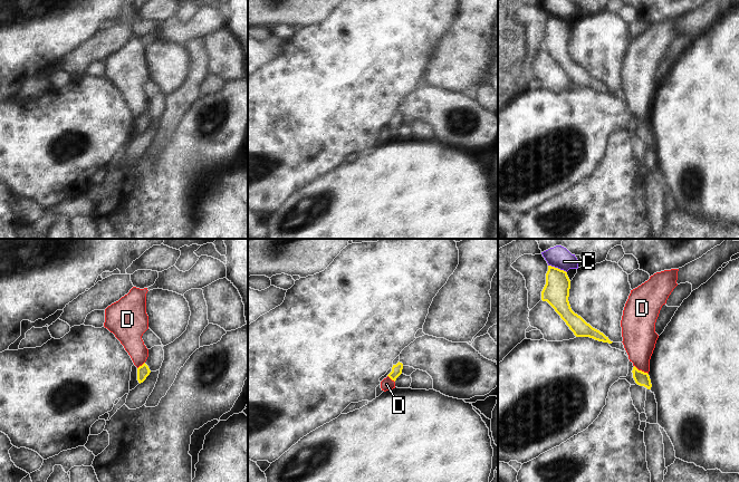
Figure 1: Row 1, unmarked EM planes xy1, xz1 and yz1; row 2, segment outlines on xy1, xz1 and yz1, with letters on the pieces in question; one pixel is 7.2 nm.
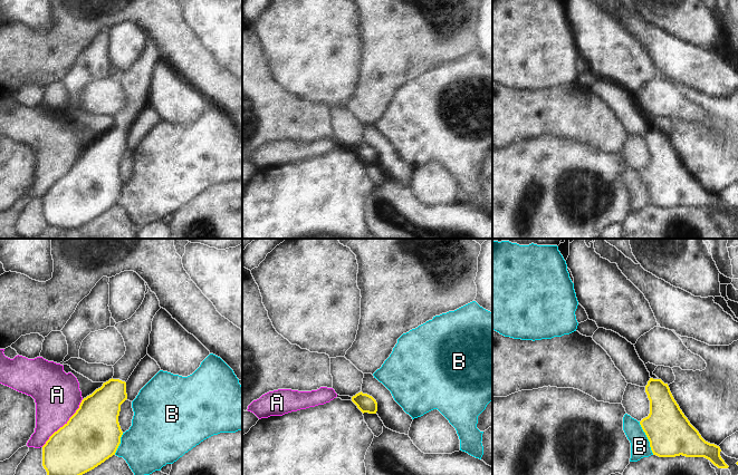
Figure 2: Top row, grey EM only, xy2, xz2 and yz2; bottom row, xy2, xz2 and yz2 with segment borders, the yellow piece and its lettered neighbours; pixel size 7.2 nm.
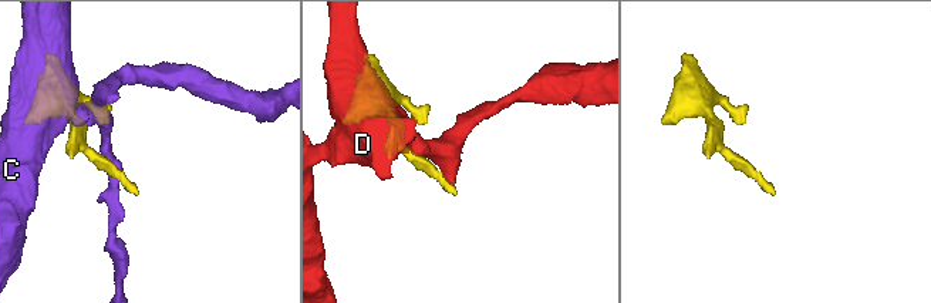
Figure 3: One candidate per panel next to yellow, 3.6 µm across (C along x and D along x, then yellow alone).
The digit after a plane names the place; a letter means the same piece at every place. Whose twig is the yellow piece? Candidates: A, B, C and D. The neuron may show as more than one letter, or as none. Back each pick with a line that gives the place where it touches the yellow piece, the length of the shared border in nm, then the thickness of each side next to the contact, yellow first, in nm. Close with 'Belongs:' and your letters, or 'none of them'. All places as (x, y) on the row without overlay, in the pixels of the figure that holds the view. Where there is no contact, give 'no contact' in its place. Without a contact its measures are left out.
Belongs: none of them

